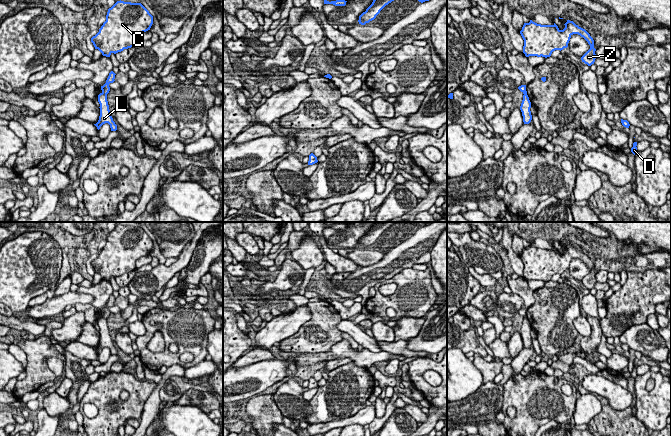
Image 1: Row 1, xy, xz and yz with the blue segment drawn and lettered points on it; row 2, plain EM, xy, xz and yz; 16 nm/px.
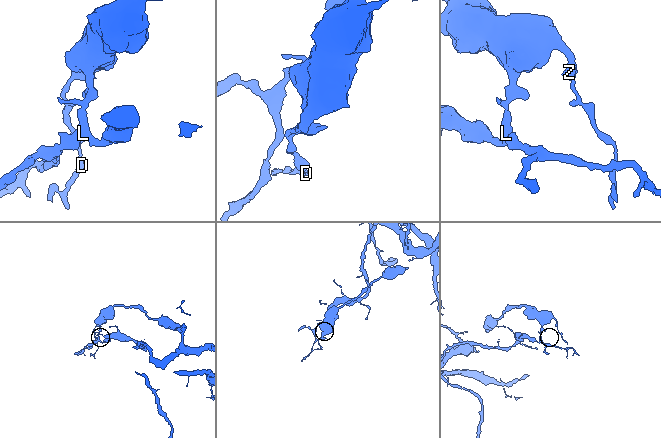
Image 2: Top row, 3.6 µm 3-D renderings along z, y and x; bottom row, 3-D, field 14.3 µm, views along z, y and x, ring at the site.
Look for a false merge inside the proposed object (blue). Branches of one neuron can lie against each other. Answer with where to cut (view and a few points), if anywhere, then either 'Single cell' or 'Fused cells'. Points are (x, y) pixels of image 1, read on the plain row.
Split along xy (102, 316), (106, 319). Fused cells

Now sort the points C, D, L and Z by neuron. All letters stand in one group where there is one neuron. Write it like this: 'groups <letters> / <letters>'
groups C D Z / L

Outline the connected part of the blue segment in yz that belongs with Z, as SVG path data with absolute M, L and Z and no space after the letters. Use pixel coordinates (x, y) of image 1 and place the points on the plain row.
M532 244L529 247L524 247L520 258L524 264L523 277L525 280L550 281L553 275L567 272L571 260L578 258L590 269L590 273L581 281L582 286L588 290L594 288L596 273L590 258L573 245L567 244L564 249L565 252L560 254L555 247L541 249Z

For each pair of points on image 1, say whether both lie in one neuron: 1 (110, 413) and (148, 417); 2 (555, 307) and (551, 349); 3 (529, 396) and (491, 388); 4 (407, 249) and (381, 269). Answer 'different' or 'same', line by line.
1: different
2: same
3: different
4: same

